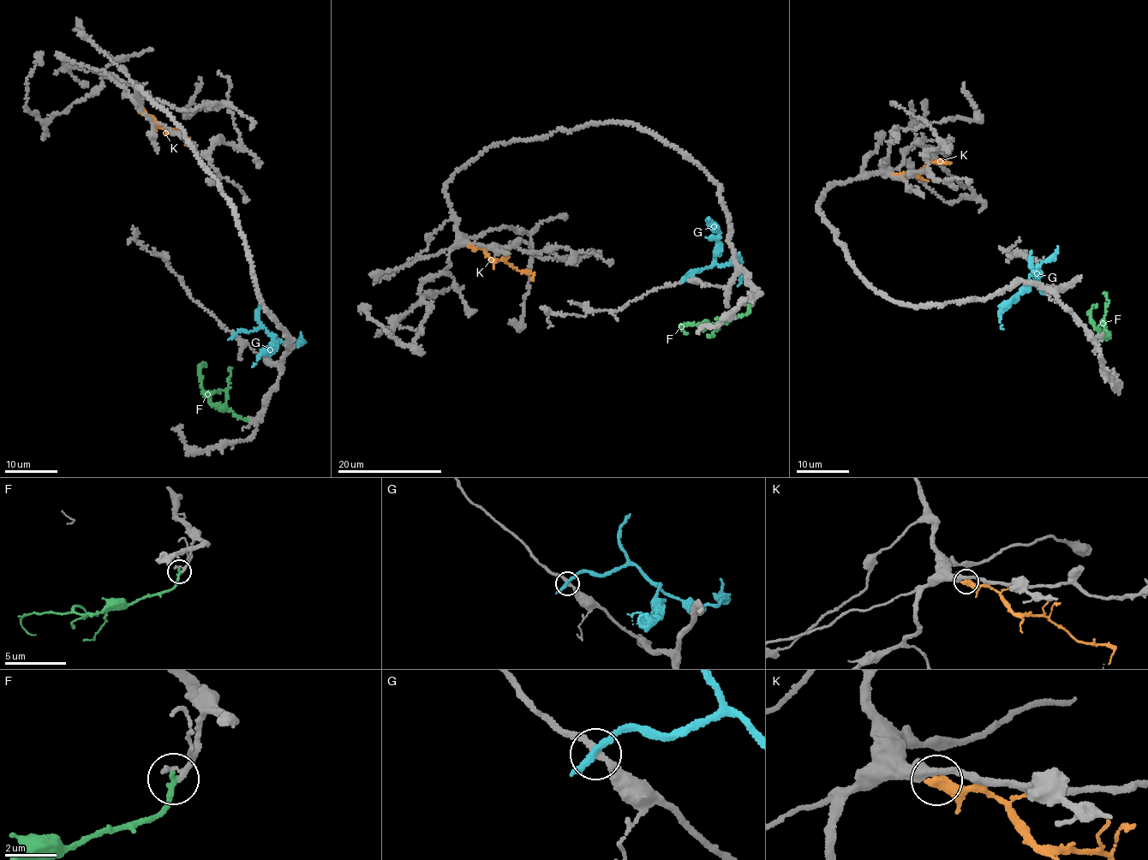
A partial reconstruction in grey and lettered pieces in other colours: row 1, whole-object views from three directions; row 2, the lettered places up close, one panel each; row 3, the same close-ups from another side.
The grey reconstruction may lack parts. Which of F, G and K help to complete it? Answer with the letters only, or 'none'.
F

